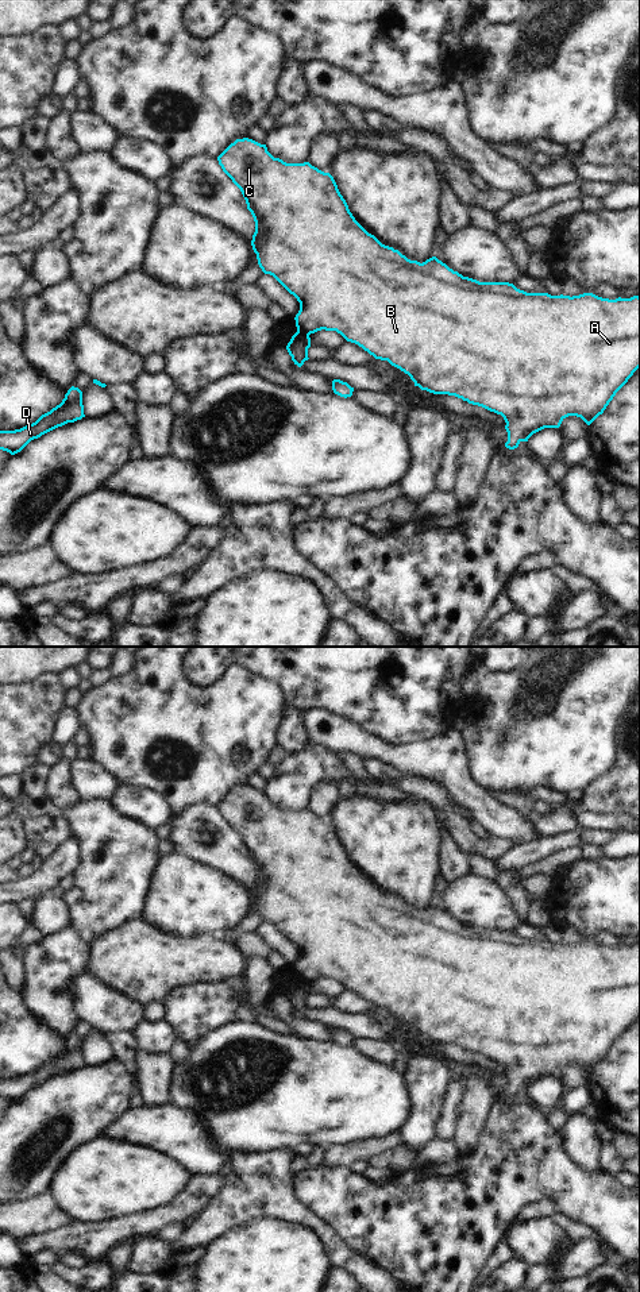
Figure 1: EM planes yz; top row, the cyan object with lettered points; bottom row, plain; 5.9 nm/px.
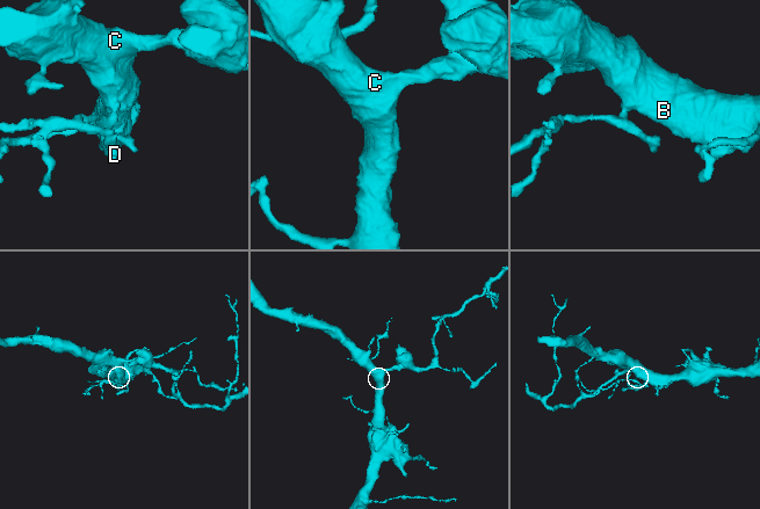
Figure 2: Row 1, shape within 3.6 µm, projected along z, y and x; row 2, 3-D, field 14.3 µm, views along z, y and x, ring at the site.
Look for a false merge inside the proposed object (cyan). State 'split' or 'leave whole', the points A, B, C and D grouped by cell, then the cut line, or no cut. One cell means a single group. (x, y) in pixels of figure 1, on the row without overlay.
split; groups A B C / D; cut yz (297, 978), (308, 983)

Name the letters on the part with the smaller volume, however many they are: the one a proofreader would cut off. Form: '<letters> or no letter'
D.

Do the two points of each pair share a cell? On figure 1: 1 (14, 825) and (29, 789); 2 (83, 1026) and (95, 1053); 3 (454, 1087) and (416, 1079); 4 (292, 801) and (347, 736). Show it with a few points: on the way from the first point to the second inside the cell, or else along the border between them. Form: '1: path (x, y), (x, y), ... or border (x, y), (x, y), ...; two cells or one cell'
1: border (24, 826), (27, 847); two cells
2: path (85, 1033), (95, 1046); one cell
3: border (451, 1073), (438, 1117); two cells
4: border (308, 741), (324, 745), (339, 755); two cells

